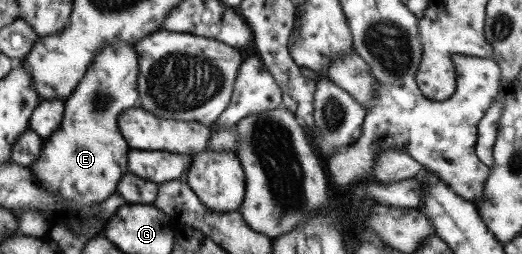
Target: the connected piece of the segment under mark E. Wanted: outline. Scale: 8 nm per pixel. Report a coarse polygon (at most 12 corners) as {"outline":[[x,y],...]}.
{"outline":[[108,42],[30,165],[80,210],[116,193],[138,52]]}

